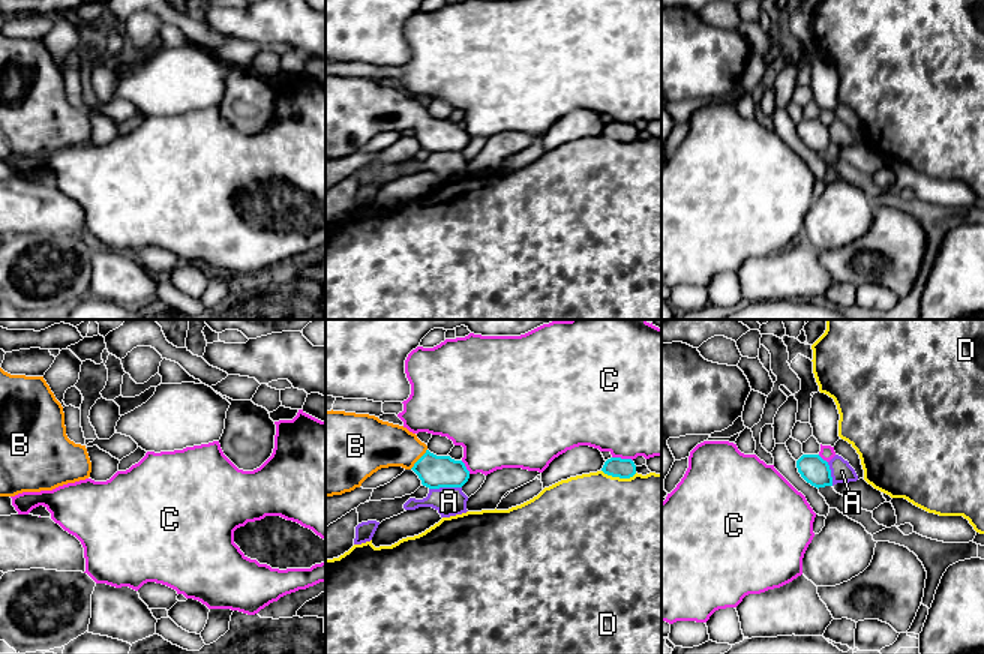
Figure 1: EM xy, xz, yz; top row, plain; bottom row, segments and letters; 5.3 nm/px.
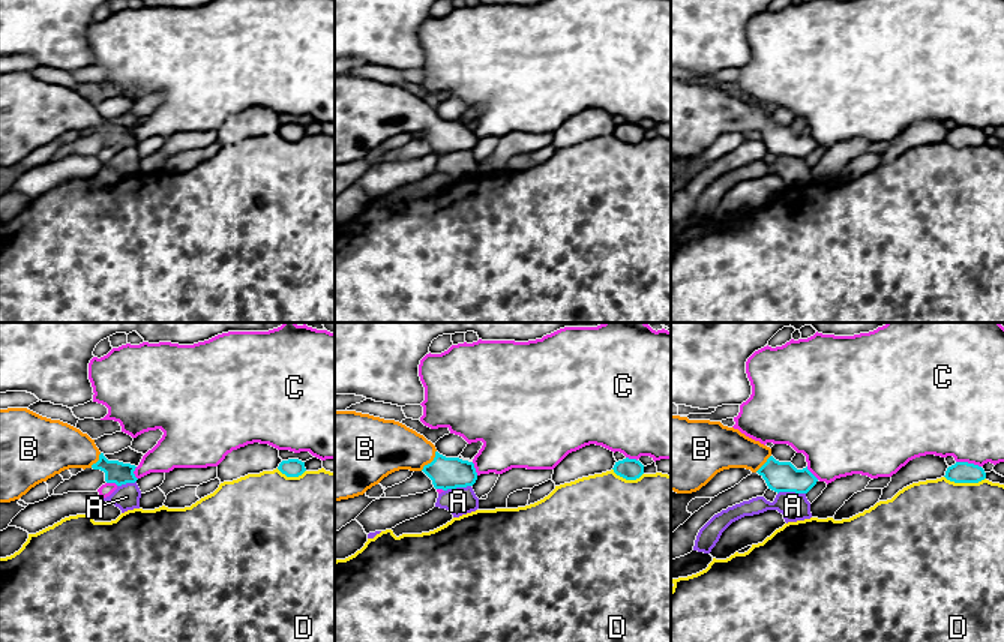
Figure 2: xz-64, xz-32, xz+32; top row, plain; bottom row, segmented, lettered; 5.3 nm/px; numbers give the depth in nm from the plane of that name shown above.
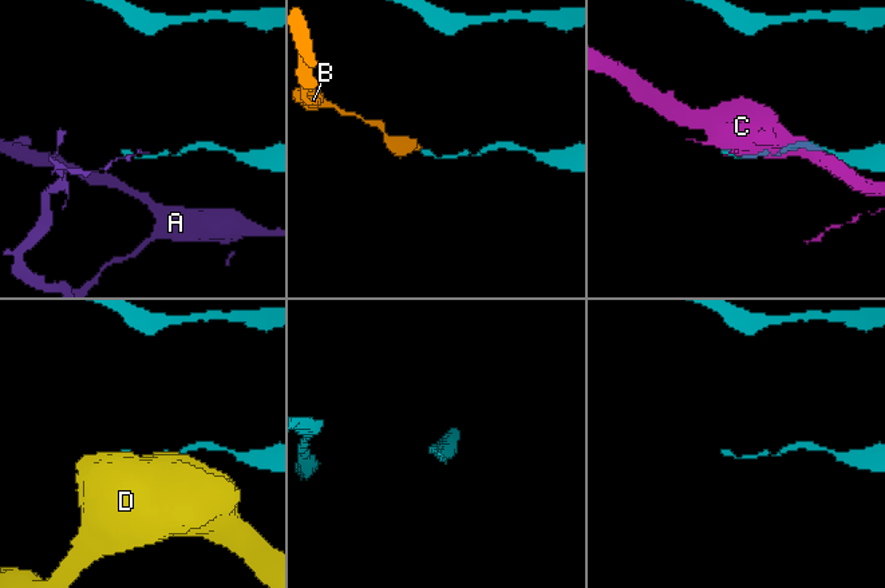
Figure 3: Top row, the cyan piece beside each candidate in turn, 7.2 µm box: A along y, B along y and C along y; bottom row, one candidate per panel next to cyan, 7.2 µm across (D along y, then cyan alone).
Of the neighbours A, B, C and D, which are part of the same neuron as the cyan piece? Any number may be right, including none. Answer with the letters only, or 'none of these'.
B

